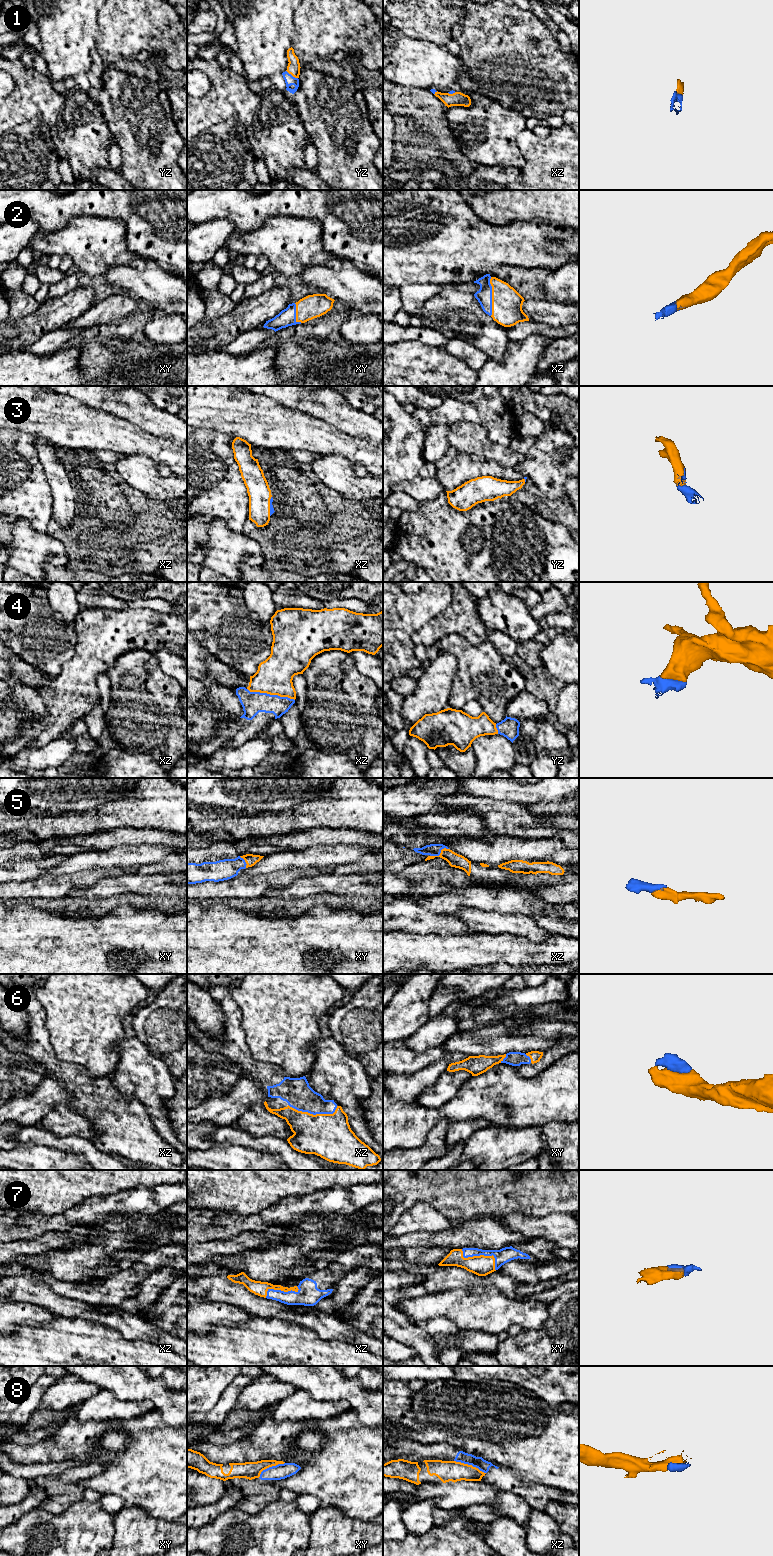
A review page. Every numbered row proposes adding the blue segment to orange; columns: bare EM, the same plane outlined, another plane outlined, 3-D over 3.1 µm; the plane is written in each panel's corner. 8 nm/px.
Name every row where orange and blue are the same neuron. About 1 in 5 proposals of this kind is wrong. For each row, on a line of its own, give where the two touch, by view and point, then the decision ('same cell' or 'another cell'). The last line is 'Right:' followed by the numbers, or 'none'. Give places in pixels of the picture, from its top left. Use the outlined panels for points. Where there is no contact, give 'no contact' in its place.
1: yz (292, 75) | same cell
2: xz (492, 296) | same cell
3: xz (269, 506) | same cell
4: xz (271, 694) | same cell
5: xz (440, 853) | same cell
6: xz (312, 1114) | same cell
7: xy (482, 1255) | same cell
8: xz (470, 1465) | another cell
Right: 1, 2, 3, 4, 5, 6, 7

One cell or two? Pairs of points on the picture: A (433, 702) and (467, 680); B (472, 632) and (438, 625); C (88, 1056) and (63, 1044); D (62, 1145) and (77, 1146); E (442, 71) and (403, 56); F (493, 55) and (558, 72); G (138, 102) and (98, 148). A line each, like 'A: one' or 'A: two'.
A: two
B: one
C: one
D: one
E: one
F: one
G: two

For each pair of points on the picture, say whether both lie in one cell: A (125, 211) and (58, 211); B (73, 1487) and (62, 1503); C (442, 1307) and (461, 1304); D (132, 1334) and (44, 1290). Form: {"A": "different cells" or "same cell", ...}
{"A": "same cell", "B": "same cell", "C": "same cell", "D": "same cell"}

